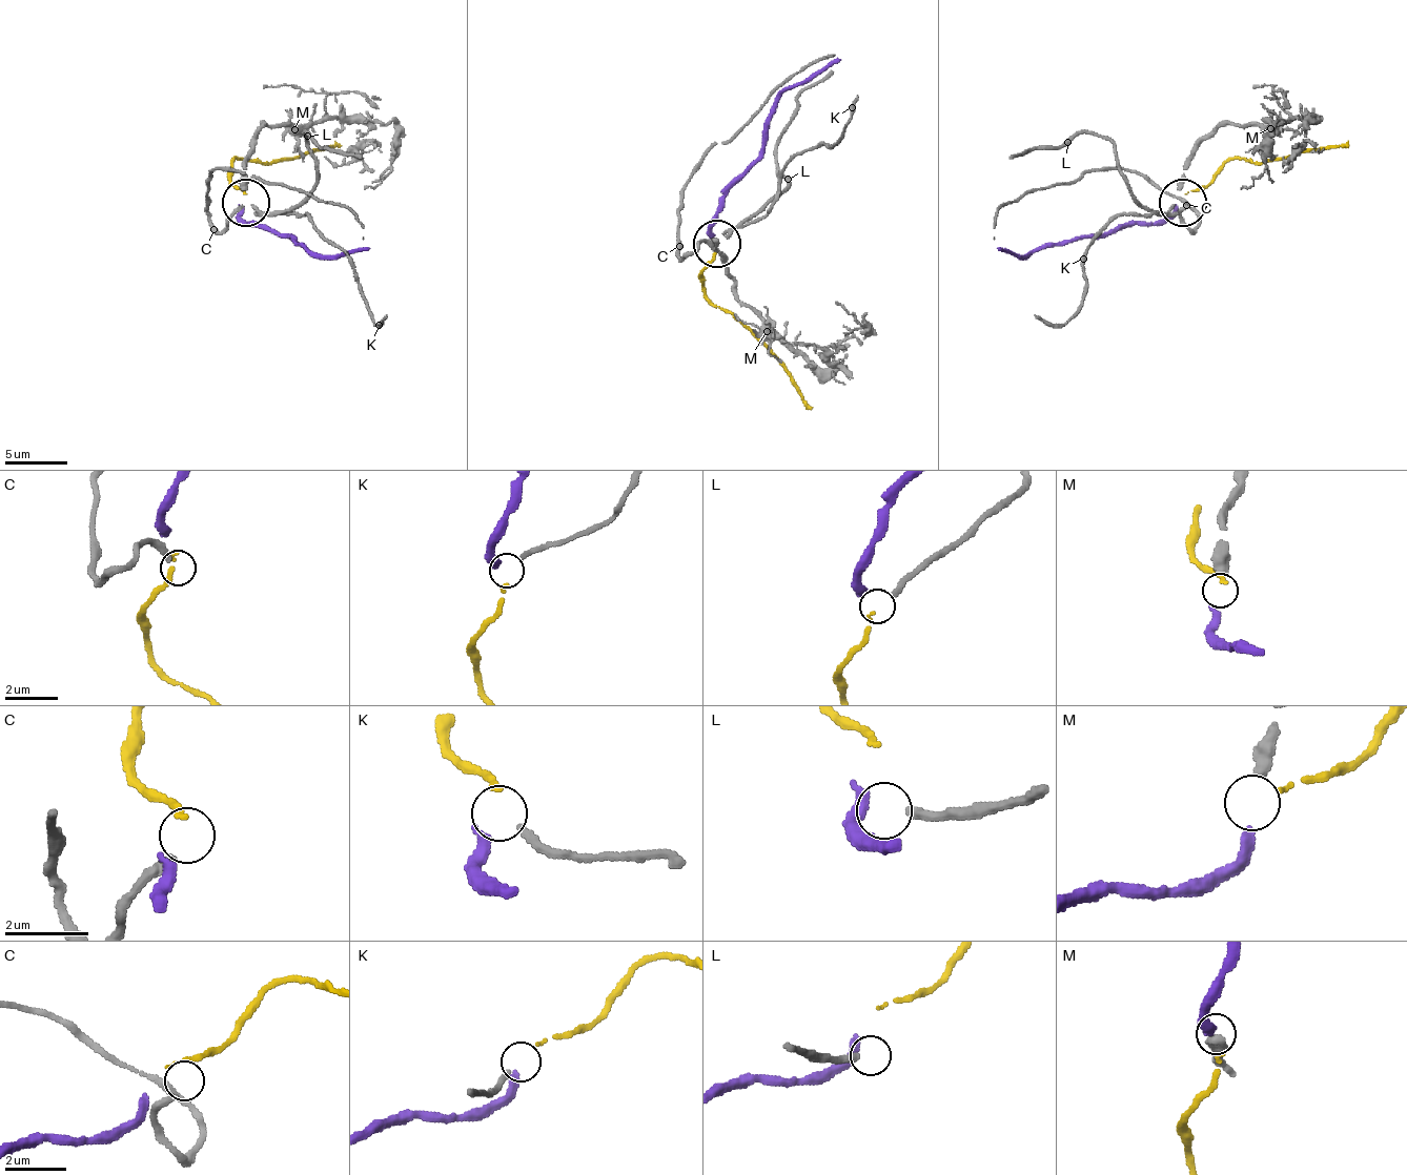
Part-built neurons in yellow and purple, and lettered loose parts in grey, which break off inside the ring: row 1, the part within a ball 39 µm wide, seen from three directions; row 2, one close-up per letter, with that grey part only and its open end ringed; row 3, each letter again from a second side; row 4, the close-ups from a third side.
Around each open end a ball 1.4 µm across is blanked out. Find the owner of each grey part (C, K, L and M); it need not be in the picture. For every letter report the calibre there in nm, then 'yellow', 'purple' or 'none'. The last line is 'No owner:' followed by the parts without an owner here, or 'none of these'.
C: 240 nm thick; none
K: 170 nm thick; yellow
L: 240 nm thick; none
M: 400 nm thick; purple
No owner: C, L

